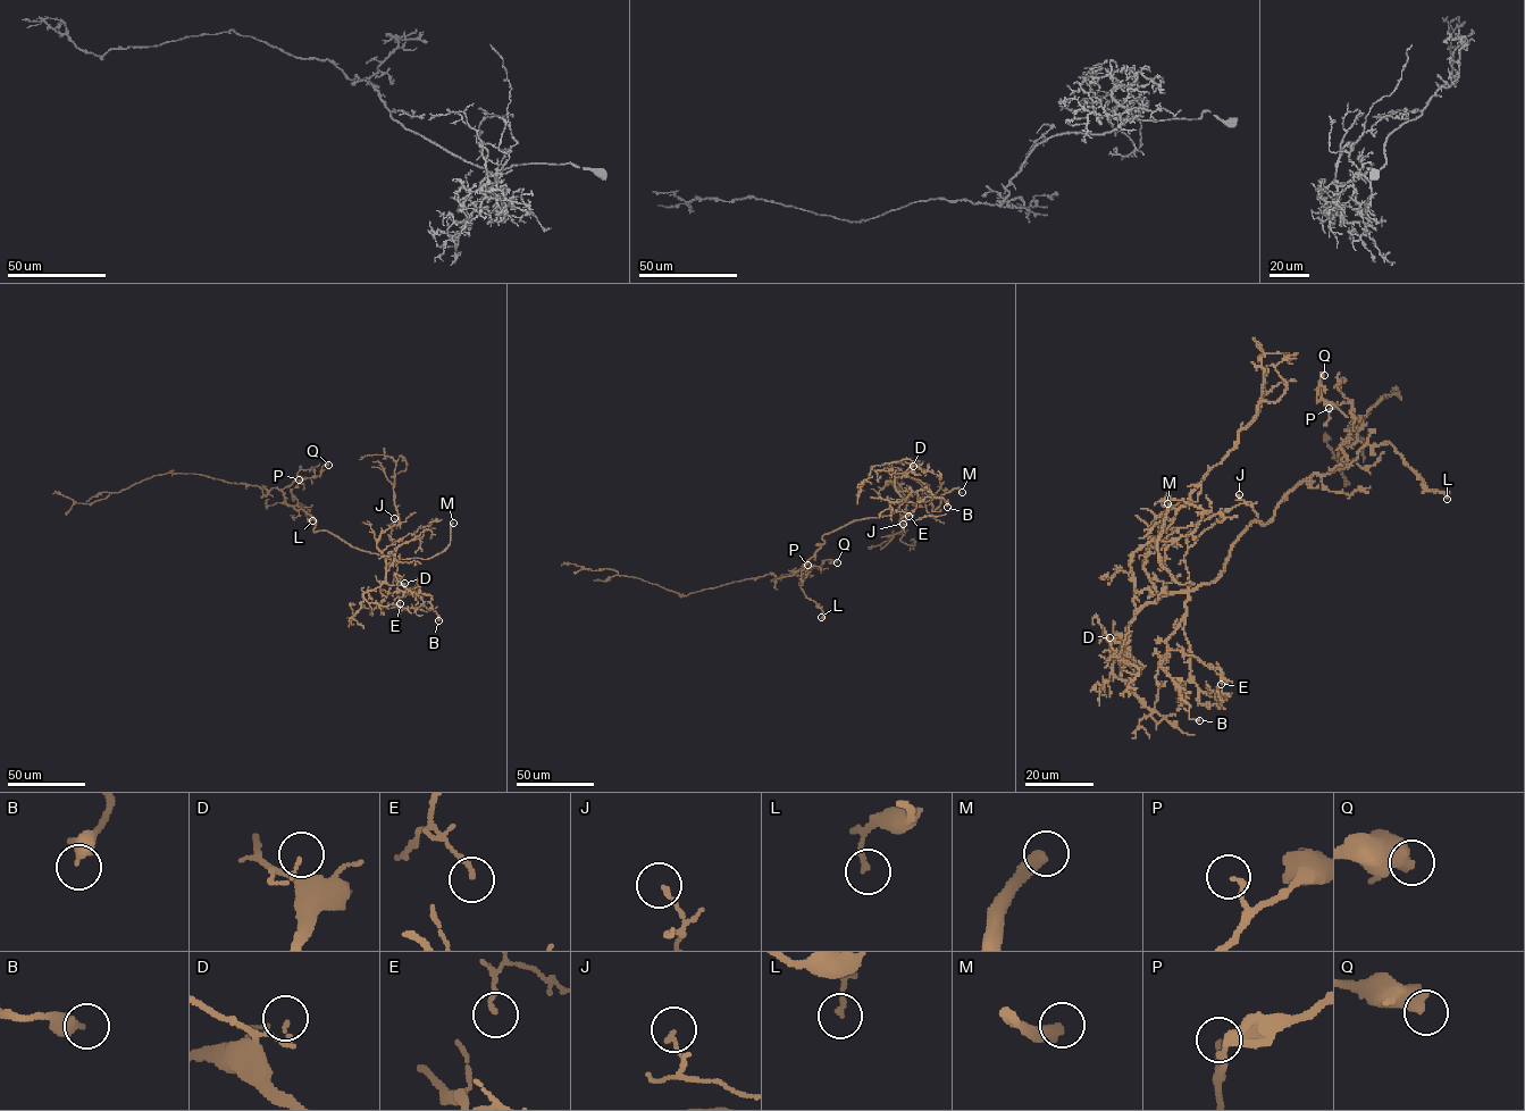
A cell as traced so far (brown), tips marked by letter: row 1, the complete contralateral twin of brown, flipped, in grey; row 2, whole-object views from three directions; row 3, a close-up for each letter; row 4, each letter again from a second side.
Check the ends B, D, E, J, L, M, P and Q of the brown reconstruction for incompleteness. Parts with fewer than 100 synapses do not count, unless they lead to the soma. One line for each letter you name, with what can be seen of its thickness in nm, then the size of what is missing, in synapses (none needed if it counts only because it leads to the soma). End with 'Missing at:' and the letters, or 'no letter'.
M: Thickness 440 nm
Missing at: M

